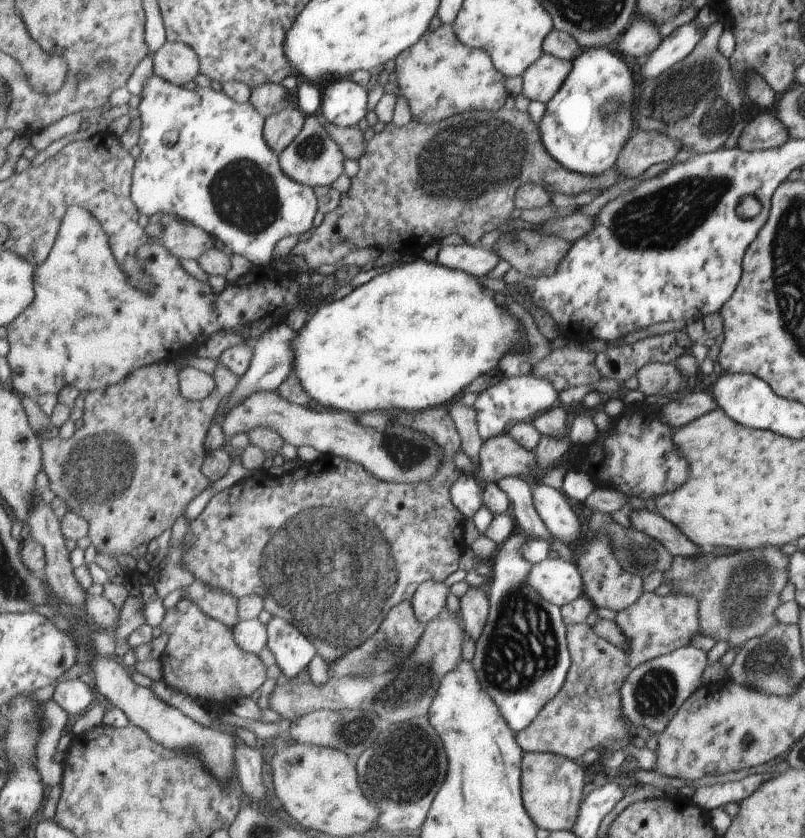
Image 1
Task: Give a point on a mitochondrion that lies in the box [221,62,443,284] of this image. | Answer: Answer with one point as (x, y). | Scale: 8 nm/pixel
(309, 149)

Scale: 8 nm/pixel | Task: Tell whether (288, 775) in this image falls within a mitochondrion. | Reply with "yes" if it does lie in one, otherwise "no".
no

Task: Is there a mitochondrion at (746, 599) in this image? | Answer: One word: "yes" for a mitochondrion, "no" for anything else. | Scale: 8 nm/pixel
yes

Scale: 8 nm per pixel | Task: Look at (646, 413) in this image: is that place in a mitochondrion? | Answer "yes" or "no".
no

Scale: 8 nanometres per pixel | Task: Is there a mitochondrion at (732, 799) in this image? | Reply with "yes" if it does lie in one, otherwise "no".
no

